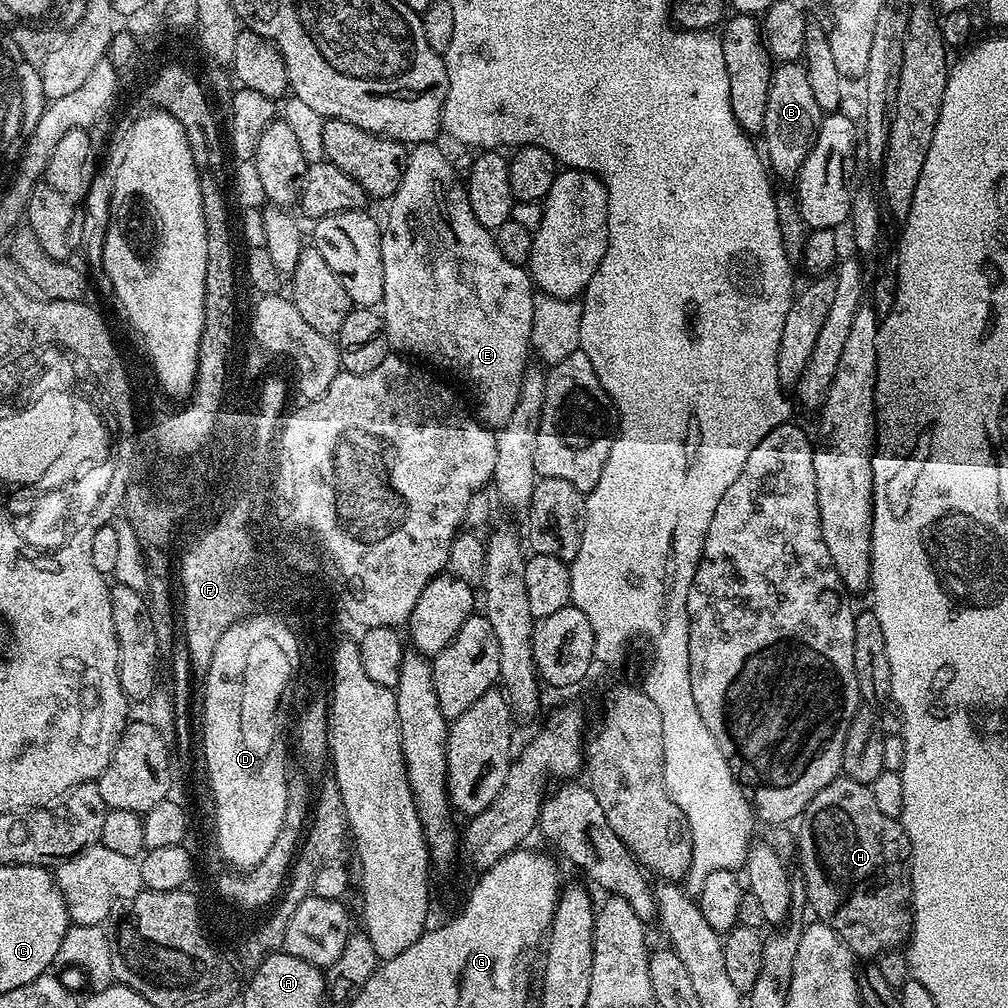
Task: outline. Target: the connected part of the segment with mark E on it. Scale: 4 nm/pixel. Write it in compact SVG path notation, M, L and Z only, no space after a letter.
M432 142L417 144L409 151L402 182L395 194L390 197L389 204L392 205L388 208L388 221L383 221L382 224L380 245L382 246L382 274L384 275L383 335L387 337L389 345L401 353L411 354L413 357L437 356L438 359L444 360L446 367L453 368L472 387L472 392L476 395L476 408L480 411L479 419L489 426L502 426L510 418L510 413L514 411L514 406L518 403L518 390L524 381L524 370L530 364L528 354L530 356L532 342L534 285L527 267L514 262L506 262L506 258L502 258L502 250L498 250L495 235L489 229L484 228L482 222L478 222L478 218L474 218L474 210L470 210L465 185L456 169L453 168L451 159L447 155L444 157L435 148L436 146Z

